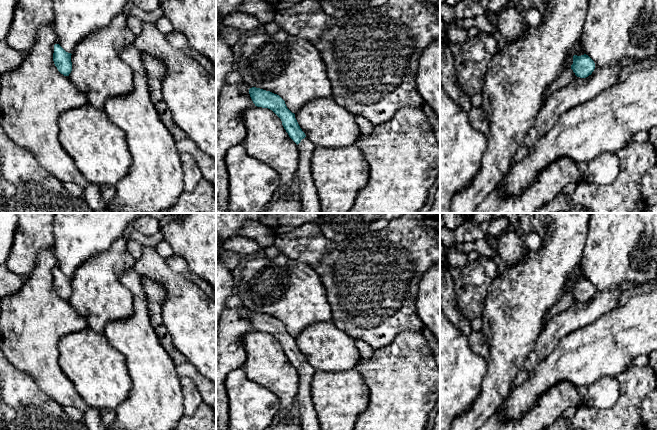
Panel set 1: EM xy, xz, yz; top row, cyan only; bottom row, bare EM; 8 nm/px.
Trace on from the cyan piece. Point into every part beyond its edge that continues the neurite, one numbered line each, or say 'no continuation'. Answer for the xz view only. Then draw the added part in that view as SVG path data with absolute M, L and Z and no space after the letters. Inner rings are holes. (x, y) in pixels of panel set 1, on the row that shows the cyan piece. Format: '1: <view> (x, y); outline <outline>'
1: xz (309, 198); outline M306 137L297 145L299 149L299 166L296 171L303 213L319 213L320 203L315 184L311 174L311 158L315 145Z

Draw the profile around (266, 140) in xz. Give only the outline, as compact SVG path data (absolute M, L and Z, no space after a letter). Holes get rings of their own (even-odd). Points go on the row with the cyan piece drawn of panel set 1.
M257 106L244 110L241 118L246 127L242 143L248 155L273 168L279 176L276 194L292 189L293 178L299 166L299 149L284 129L281 119L272 110Z

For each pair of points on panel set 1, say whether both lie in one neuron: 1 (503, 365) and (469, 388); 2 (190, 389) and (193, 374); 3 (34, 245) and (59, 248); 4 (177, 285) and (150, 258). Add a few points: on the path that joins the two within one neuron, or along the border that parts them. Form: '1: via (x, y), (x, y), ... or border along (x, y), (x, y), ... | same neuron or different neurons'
1: border along (486, 359), (486, 373), (480, 392), (474, 401) | different neurons
2: border along (179, 377), (188, 377), (195, 384), (203, 401) | different neurons
3: border along (53, 223), (54, 245), (52, 247) | different neurons
4: via (170, 280), (155, 265) | same neuron

